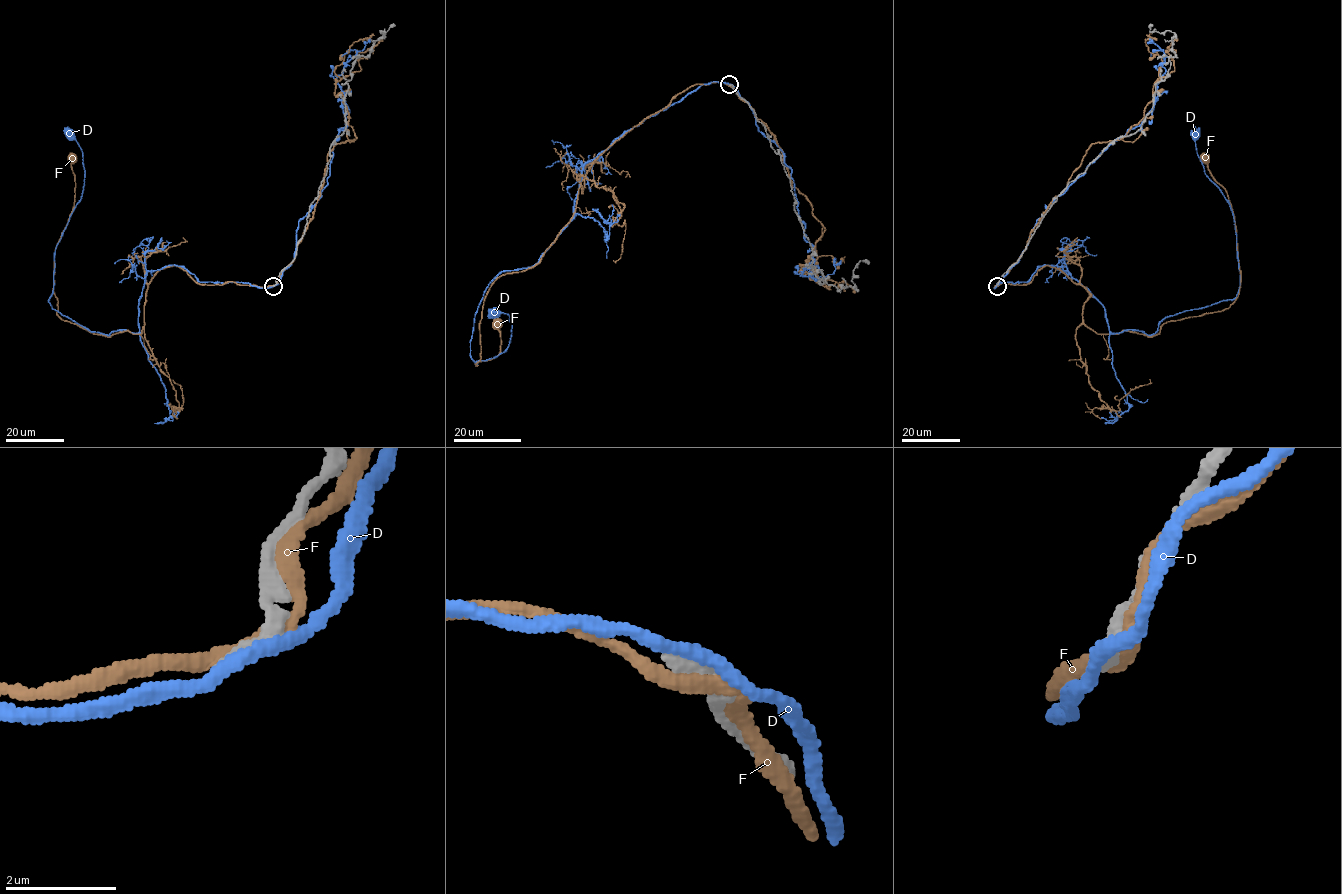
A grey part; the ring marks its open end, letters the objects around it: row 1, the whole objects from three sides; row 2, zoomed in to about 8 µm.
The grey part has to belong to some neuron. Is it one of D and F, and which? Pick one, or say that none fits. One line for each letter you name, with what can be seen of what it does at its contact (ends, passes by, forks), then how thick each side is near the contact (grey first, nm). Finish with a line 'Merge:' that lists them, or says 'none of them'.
Merge: none of them

